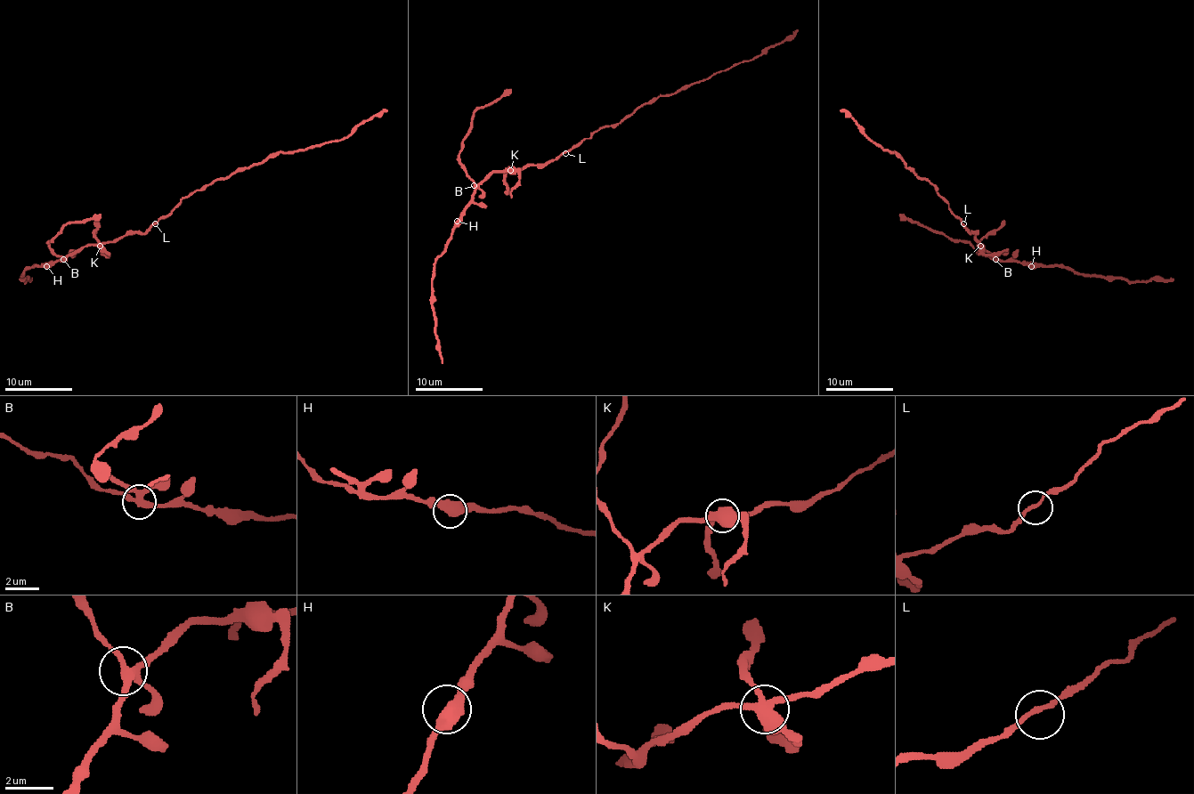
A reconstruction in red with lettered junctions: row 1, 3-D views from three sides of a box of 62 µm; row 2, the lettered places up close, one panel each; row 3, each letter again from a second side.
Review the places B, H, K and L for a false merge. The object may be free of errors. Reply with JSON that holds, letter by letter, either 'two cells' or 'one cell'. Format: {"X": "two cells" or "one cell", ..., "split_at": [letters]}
{"B": "one cell", "H": "one cell", "K": "two cells", "L": "one cell", "split_at": ["K"]}

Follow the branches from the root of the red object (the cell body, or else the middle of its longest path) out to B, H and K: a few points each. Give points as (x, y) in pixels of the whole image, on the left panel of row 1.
B: (155, 222), (145, 232), (126, 234), (106, 242), (85, 244), (63, 259)
H: (155, 222), (145, 232), (126, 234), (106, 242), (85, 244), (63, 261), (50, 263), (46, 266)
K: (155, 222), (145, 232), (126, 234), (99, 246)

